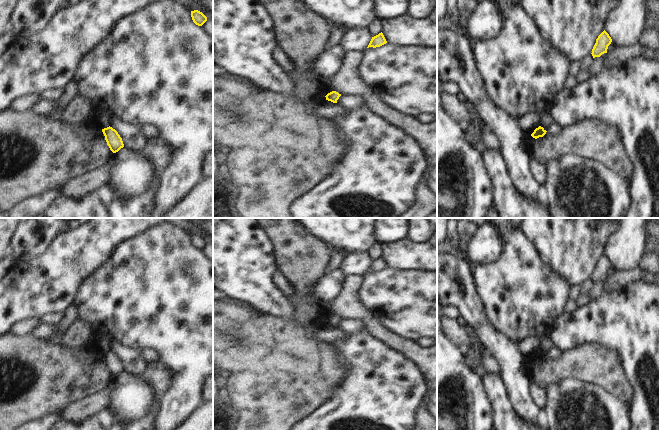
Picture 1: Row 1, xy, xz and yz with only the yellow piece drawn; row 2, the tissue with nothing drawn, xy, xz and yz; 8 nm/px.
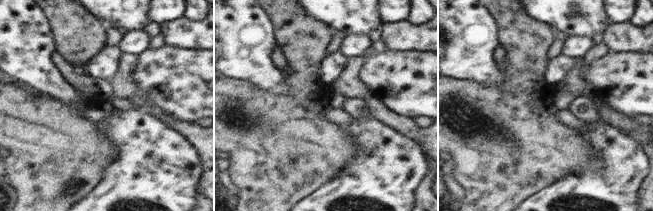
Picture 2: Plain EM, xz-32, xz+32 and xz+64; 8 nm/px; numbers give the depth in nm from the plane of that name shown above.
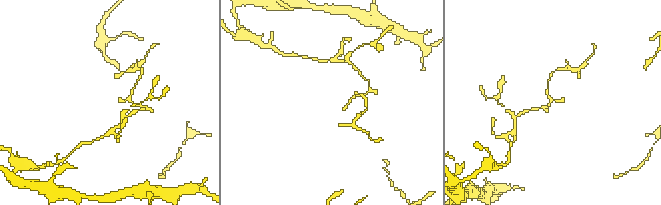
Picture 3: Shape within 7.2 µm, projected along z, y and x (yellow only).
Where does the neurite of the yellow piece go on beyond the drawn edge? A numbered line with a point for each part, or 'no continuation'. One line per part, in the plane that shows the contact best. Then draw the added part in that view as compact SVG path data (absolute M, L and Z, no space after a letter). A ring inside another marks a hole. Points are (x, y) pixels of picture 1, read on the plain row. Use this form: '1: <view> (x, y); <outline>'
no continuation

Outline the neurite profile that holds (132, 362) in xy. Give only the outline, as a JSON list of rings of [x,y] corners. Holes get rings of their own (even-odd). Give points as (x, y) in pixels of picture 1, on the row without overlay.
[[[115,340],[109,341],[109,347],[110,351],[115,353],[122,362],[125,372],[137,375],[145,368],[146,362],[142,359],[140,352],[123,346]]]

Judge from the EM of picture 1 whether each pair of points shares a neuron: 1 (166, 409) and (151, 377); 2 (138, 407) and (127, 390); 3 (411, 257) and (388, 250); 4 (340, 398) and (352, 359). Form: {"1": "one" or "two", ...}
{"1": "two", "2": "one", "3": "one", "4": "one"}

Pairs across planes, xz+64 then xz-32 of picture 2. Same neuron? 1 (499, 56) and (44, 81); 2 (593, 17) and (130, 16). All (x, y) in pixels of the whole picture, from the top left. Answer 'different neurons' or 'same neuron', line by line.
1: different neurons
2: same neuron

